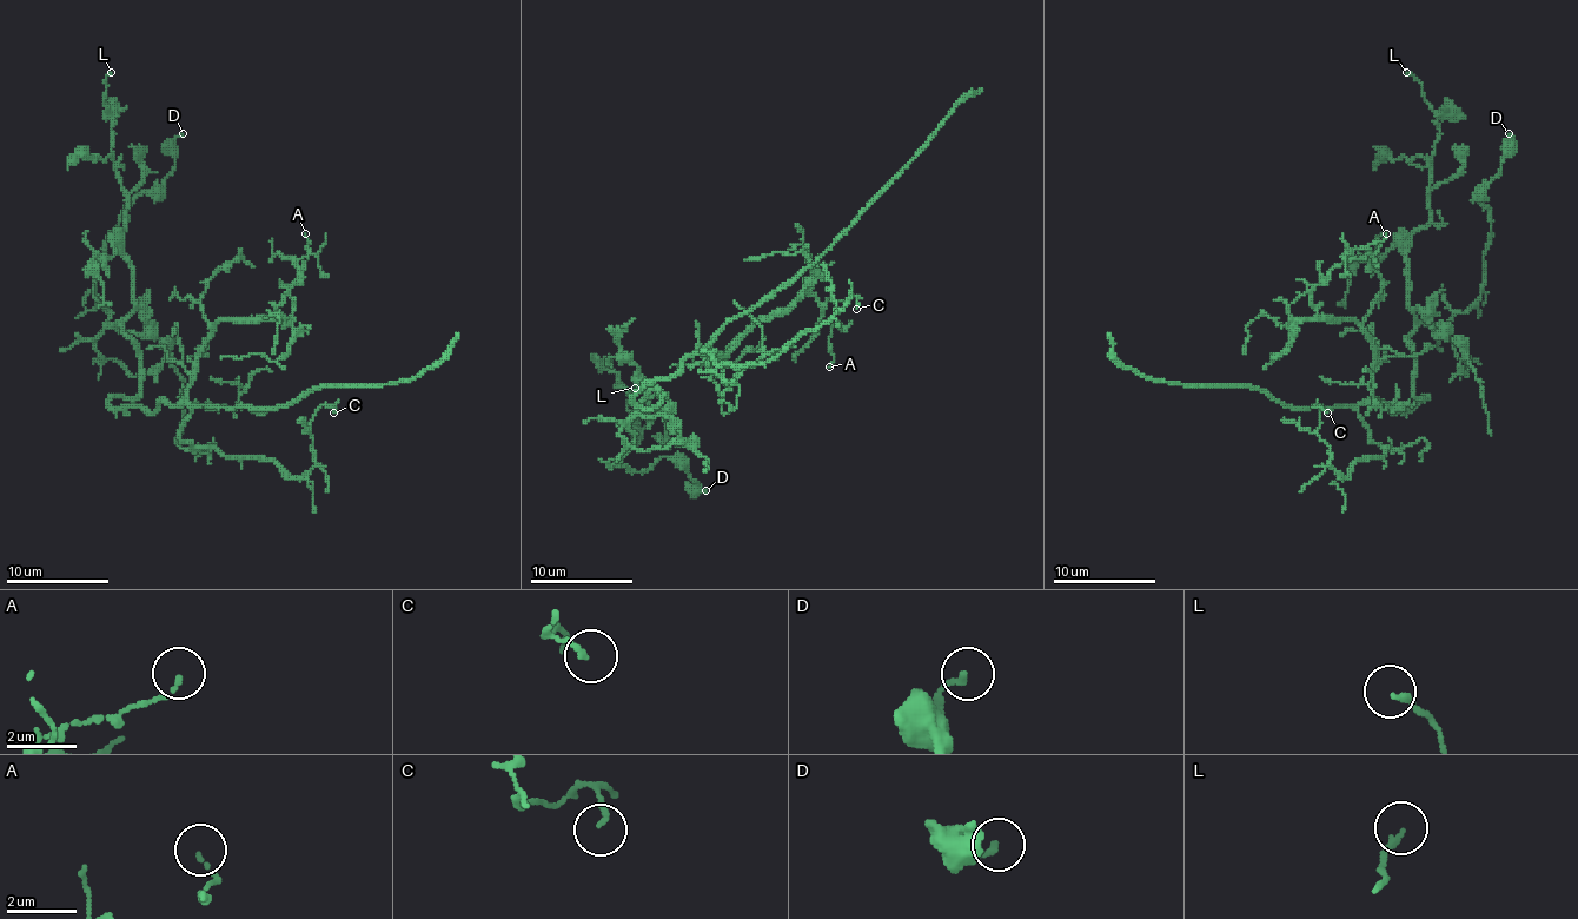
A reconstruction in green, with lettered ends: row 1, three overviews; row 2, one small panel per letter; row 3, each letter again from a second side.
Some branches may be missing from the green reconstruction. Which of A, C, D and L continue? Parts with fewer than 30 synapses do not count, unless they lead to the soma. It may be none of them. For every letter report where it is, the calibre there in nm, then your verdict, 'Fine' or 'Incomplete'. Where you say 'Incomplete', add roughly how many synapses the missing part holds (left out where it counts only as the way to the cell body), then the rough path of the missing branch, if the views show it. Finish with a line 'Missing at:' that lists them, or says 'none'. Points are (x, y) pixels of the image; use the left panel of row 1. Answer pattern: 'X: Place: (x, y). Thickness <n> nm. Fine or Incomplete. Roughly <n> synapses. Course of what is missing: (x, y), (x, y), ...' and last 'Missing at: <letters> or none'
A: Place: (305, 233). Thickness 80 nm. Fine
C: Place: (333, 412). Thickness 140 nm. Fine
D: Place: (183, 133). Thickness 150 nm. Fine
L: Place: (111, 72). Thickness 160 nm. Fine
Missing at: none

